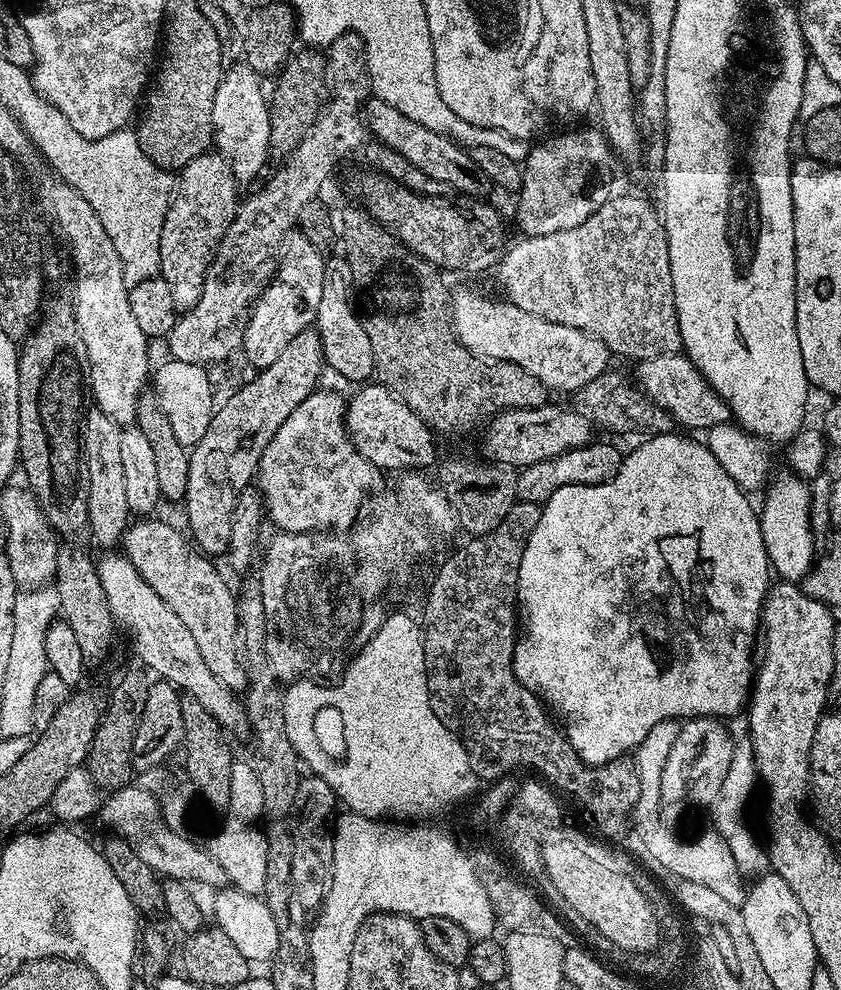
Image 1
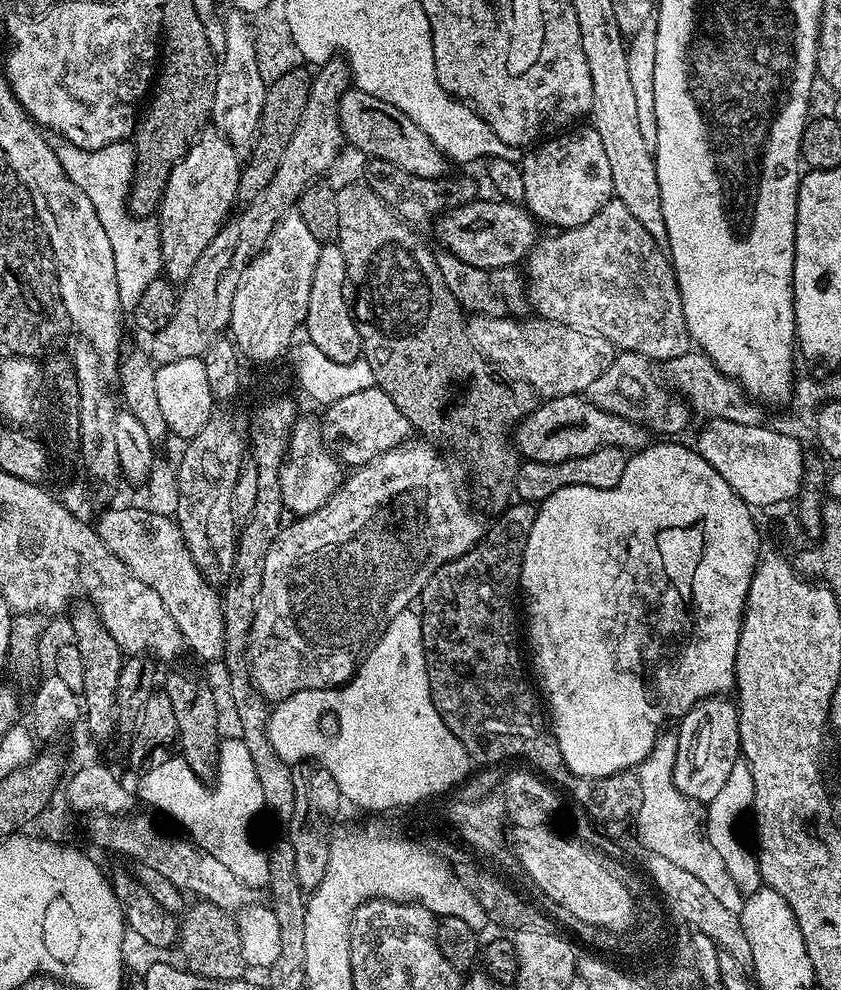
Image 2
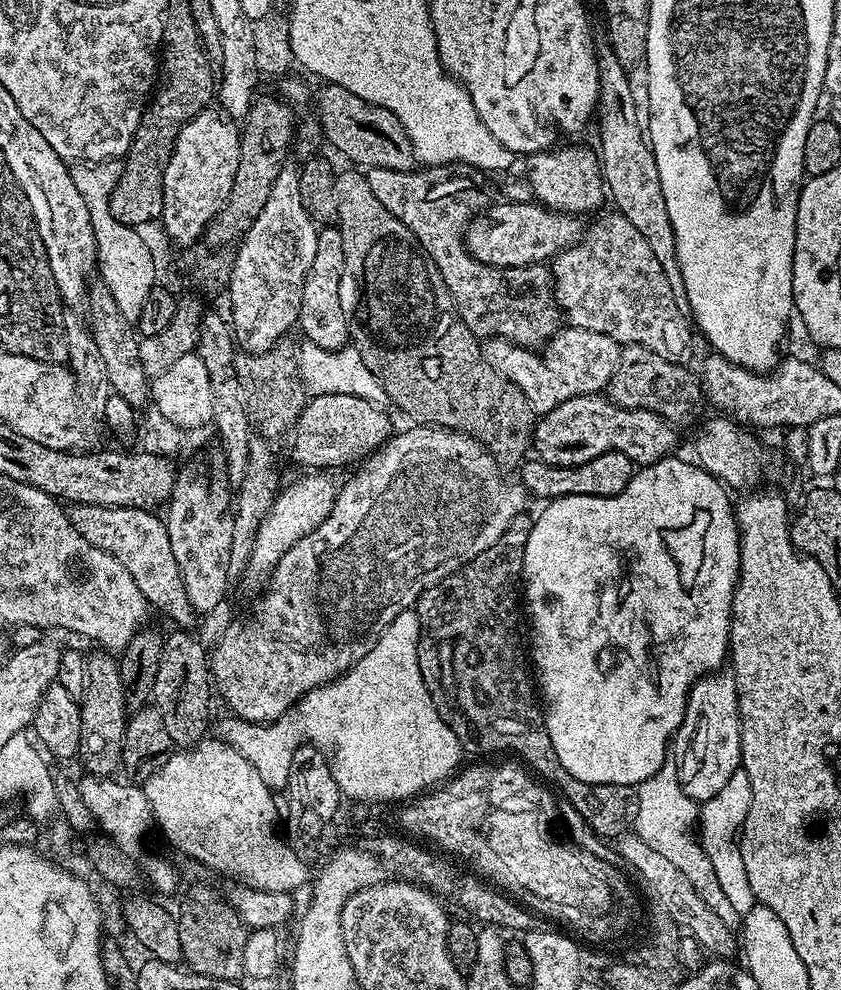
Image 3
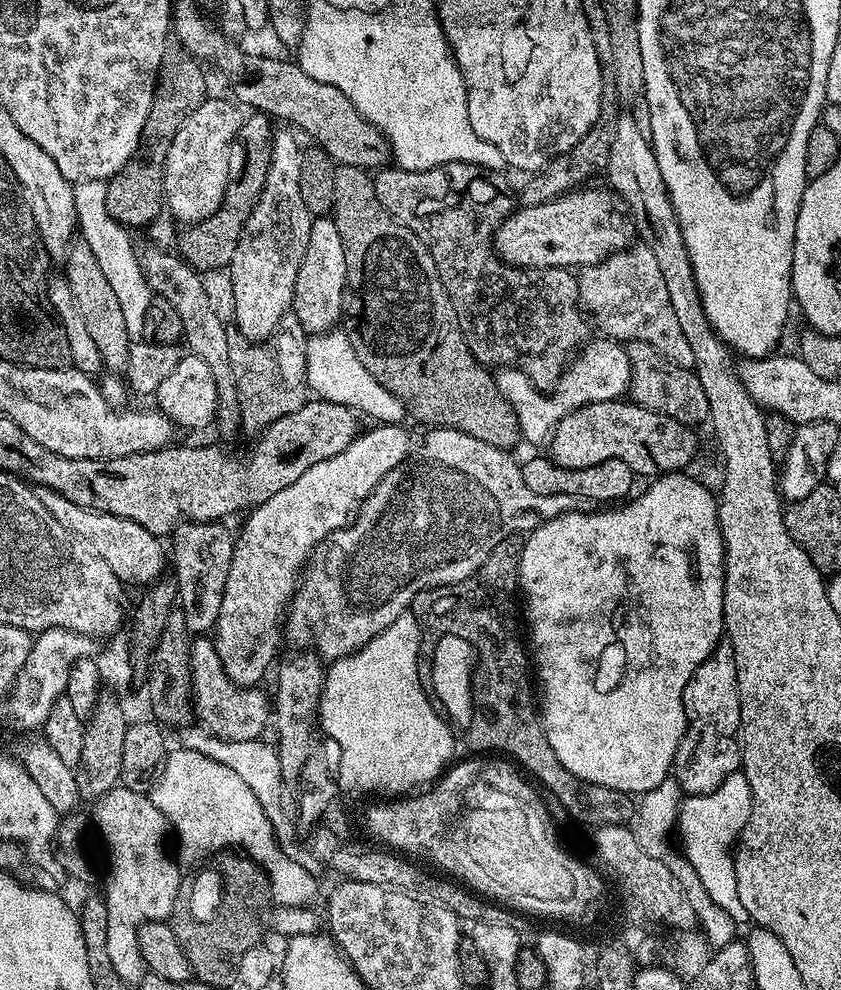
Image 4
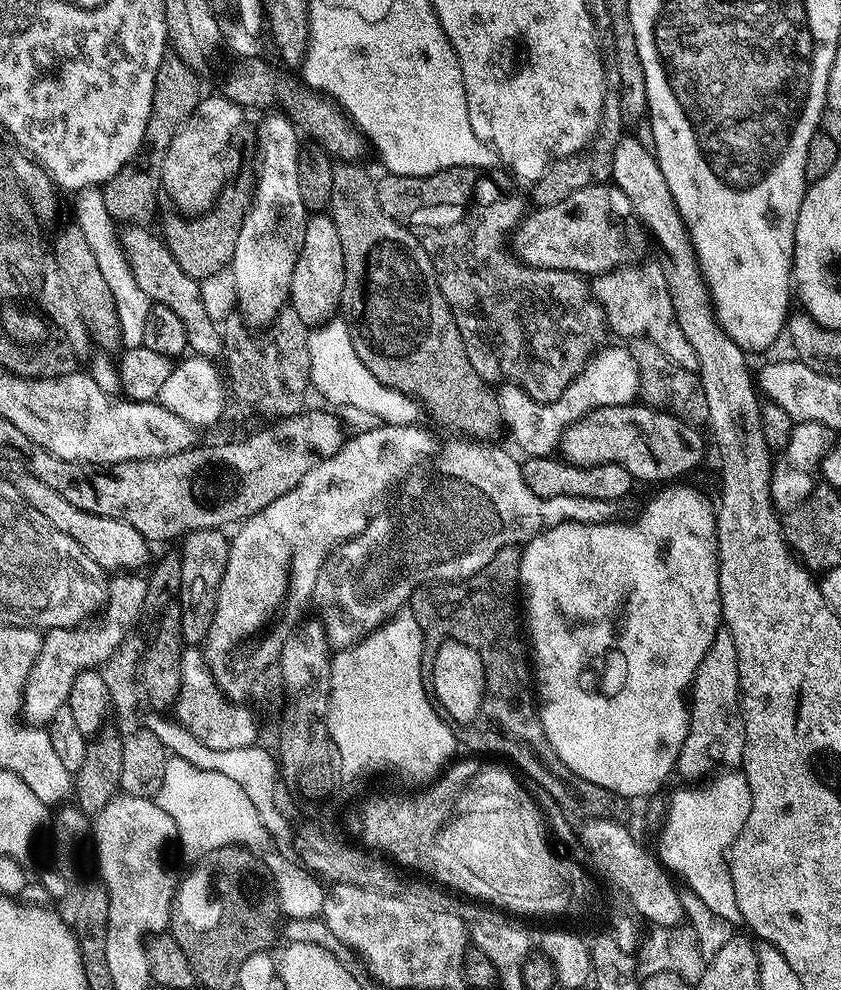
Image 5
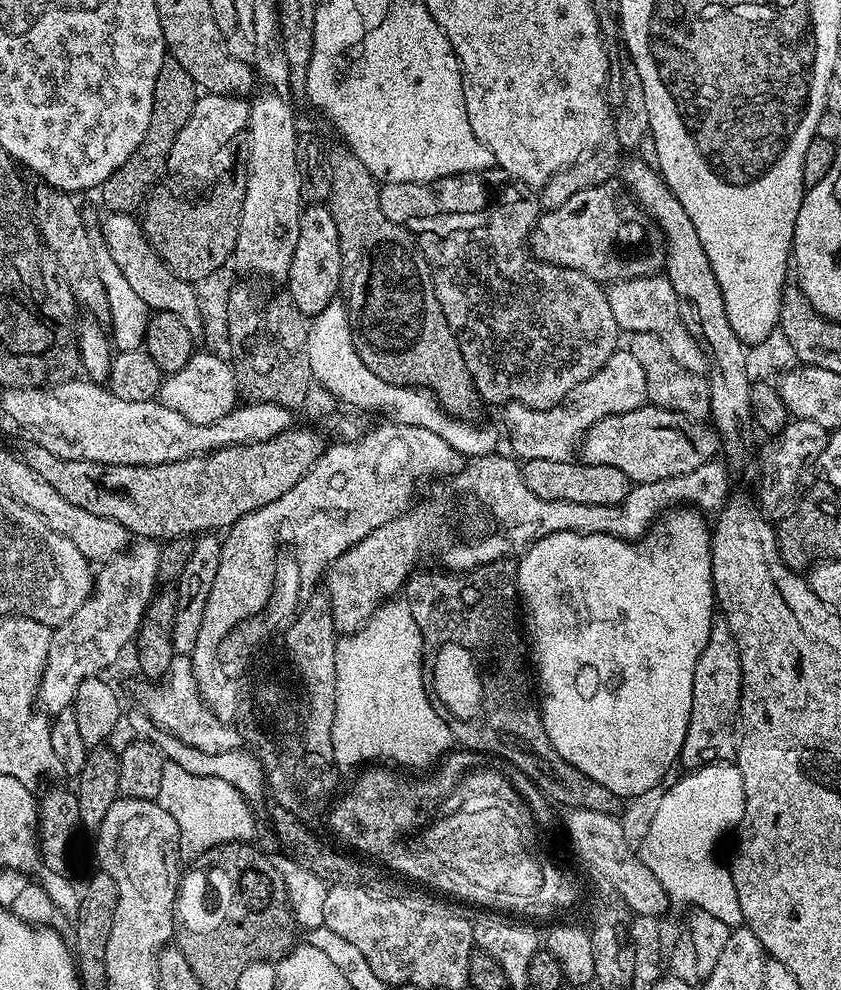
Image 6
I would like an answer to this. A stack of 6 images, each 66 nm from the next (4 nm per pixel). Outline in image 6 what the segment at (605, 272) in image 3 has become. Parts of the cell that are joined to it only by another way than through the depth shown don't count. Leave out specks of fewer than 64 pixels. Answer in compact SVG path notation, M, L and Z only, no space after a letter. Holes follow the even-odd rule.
M659 275L646 276L642 280L623 280L607 289L610 310L614 310L614 322L618 322L621 330L634 332L652 332L670 350L674 362L691 372L697 371L696 364L705 363L706 356L699 340L695 340L686 330L682 318L678 314L678 294L674 294L674 286L670 286Z

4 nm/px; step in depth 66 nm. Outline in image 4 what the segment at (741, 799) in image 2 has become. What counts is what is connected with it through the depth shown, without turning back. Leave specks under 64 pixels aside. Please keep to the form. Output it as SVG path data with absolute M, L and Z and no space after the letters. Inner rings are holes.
M739 771L728 776L726 782L705 796L688 796L681 801L677 816L677 833L684 847L682 852L694 866L703 888L718 906L737 922L748 920L745 907L738 896L737 874L734 871L735 857L732 855L735 843L750 818L752 791L749 780Z

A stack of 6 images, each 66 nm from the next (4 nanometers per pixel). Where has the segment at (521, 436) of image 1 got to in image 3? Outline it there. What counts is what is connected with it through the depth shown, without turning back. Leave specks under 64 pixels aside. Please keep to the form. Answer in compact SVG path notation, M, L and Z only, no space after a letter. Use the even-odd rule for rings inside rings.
M593 394L590 396L575 396L554 410L543 413L534 424L534 452L539 459L550 466L582 466L582 462L590 462L590 458L598 458L598 454L621 452L632 460L633 465L656 464L662 458L673 455L676 449L677 429L665 422L658 414L650 410L630 410L618 406L609 400L607 395Z

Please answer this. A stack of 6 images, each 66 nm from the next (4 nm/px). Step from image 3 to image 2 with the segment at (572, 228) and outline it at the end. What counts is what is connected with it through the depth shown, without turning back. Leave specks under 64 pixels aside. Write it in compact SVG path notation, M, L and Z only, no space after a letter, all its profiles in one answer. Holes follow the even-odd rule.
M500 198L469 200L460 208L445 212L435 221L440 248L454 258L475 268L510 268L520 263L536 247L537 221L519 203L507 203Z

